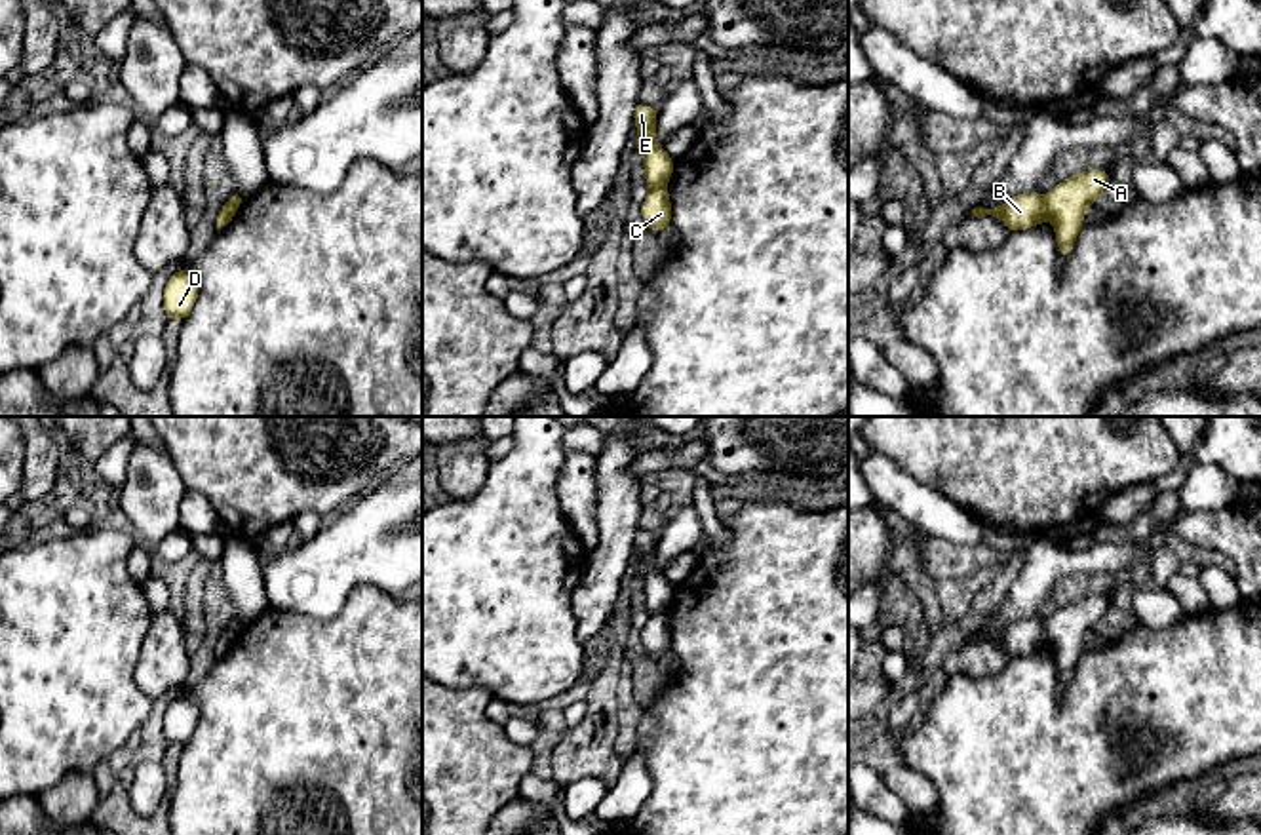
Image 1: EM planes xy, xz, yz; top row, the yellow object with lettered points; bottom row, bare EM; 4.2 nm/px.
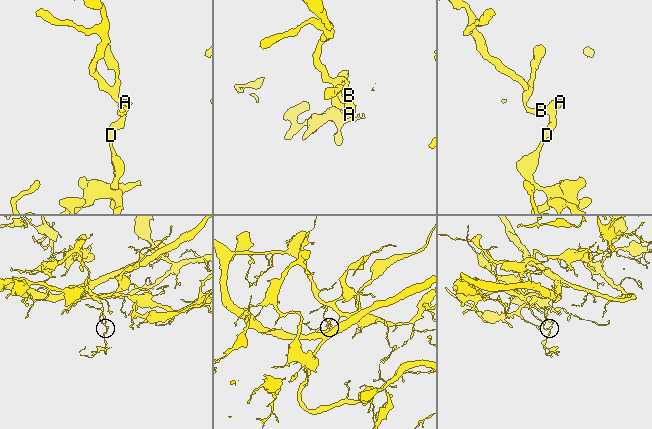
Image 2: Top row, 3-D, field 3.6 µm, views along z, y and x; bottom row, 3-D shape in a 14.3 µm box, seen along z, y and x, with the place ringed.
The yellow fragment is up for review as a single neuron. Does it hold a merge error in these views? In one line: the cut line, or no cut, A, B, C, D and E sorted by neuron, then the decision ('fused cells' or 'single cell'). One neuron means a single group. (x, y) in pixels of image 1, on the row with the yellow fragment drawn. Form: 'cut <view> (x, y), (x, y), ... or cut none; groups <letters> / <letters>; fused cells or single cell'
cut yz (1043, 198), (1050, 215); groups A C D / B E; fused cells

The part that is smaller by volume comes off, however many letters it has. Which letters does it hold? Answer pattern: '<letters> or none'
A, C, D

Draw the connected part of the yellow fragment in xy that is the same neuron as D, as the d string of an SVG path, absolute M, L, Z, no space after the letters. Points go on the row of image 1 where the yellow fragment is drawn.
M179 268L165 283L164 289L164 310L167 320L184 320L198 299L198 278L186 270Z

